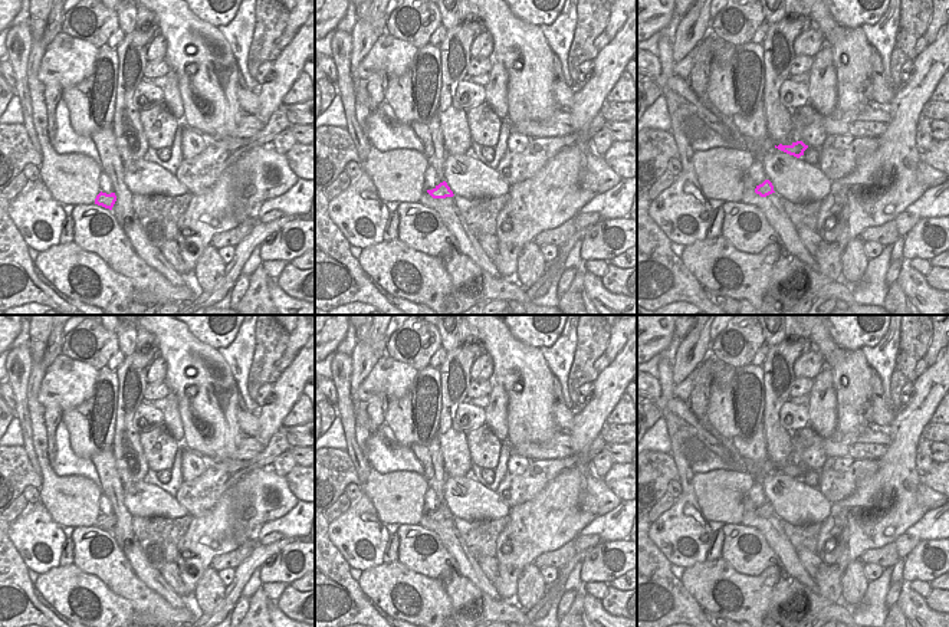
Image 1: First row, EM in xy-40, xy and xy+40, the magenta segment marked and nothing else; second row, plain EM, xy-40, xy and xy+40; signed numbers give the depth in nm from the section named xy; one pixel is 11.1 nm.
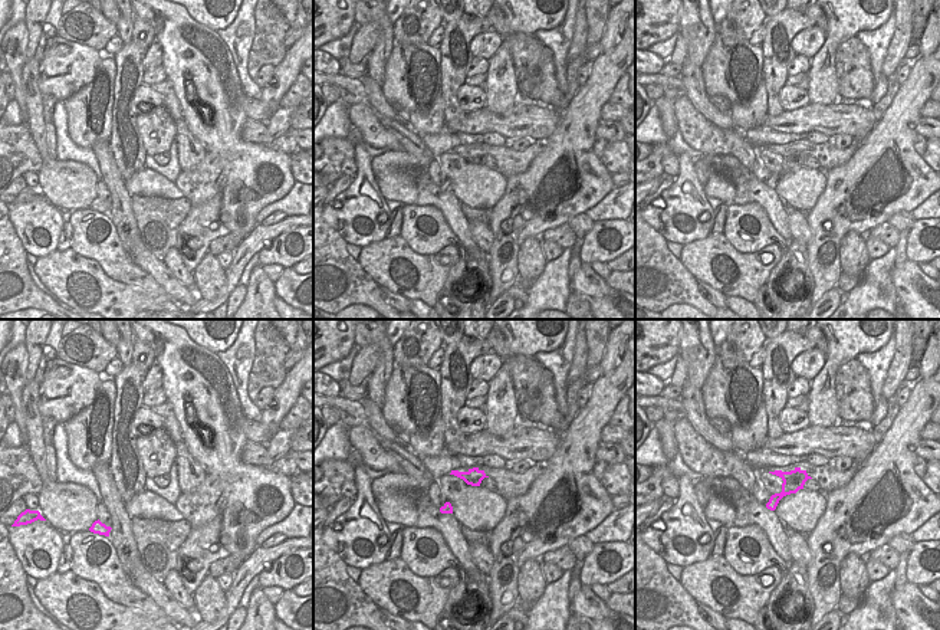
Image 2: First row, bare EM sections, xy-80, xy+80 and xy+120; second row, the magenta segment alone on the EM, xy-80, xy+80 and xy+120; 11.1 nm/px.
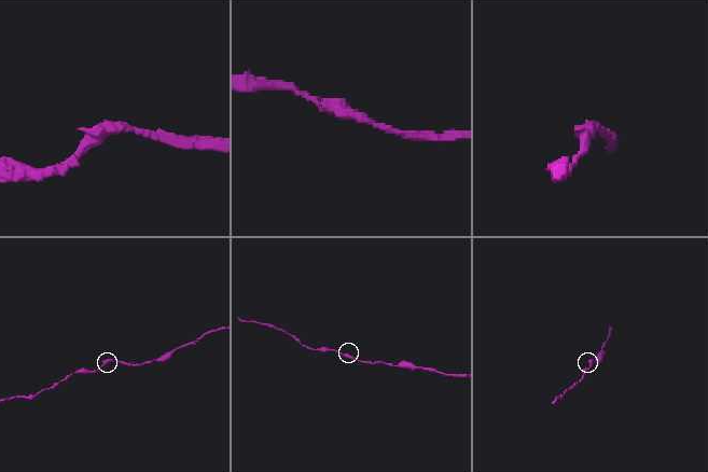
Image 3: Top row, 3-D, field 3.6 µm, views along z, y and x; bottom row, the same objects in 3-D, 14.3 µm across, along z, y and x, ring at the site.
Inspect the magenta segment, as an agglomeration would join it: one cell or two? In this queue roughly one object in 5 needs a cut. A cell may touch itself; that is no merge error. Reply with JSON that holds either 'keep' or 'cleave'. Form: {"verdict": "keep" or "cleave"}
{"verdict": "keep"}

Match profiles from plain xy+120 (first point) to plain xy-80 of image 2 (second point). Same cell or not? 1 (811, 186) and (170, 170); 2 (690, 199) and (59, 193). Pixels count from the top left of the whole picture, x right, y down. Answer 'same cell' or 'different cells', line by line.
1: different cells
2: different cells

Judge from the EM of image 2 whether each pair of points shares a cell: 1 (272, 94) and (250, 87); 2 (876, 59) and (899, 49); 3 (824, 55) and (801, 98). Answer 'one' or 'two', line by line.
1: two
2: two
3: two

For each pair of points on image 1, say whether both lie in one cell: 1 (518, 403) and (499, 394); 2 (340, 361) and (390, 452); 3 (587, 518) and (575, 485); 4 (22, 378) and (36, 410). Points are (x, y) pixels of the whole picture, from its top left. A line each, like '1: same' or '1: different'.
1: different
2: different
3: same
4: different

